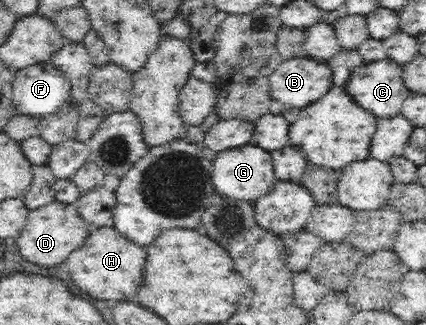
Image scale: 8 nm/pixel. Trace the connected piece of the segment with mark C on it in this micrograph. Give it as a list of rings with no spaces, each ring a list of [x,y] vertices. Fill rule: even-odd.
[[[388,58],[363,65],[351,75],[347,89],[355,103],[369,109],[377,119],[393,119],[410,93],[402,79],[402,69]]]

